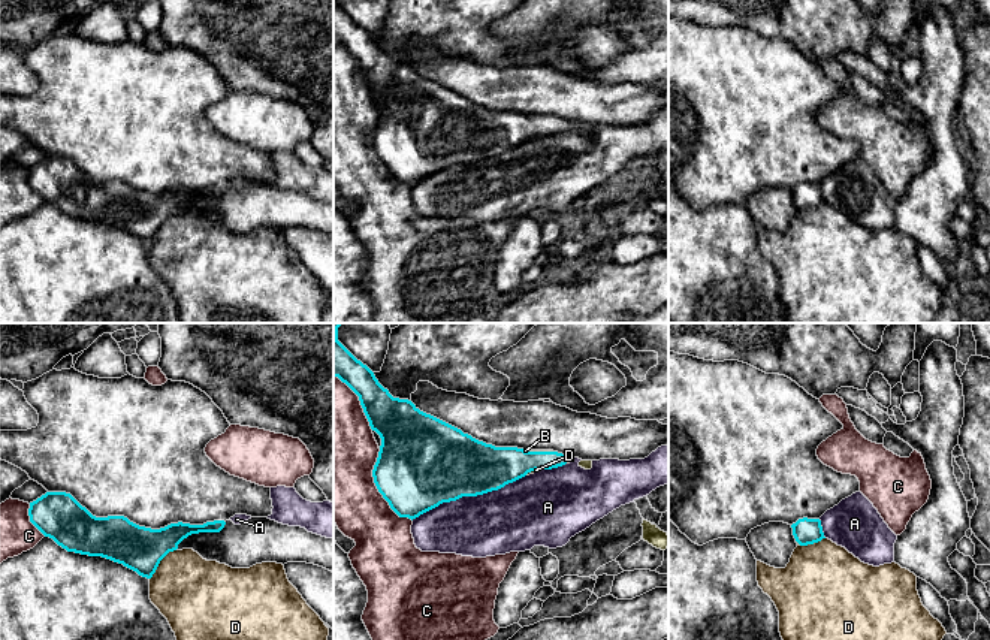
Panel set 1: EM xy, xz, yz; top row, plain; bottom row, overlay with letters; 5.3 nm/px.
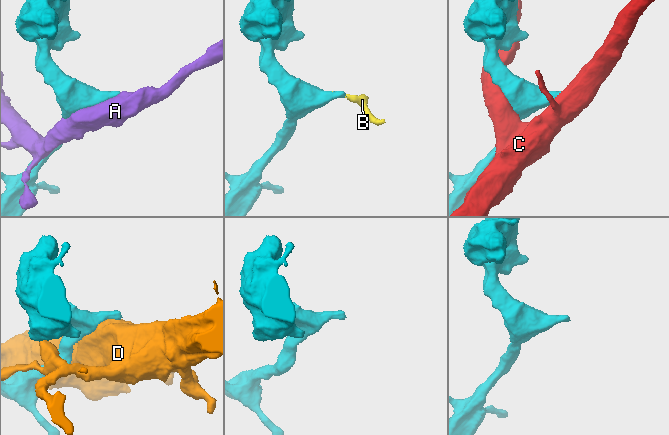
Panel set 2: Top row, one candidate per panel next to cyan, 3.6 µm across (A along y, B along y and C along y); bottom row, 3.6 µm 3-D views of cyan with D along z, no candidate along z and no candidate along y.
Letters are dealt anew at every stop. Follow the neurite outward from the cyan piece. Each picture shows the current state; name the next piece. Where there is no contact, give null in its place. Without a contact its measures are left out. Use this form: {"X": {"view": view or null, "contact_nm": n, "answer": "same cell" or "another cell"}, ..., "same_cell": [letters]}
{"A": {"view": "xz", "contact_nm": 650, "answer": "another cell"}, "B": {"view": "xz", "contact_nm": 160, "answer": "same cell"}, "C": {"view": "xz", "contact_nm": 440, "answer": "another cell"}, "D": {"view": "xy", "contact_nm": 220, "answer": "another cell"}, "same_cell": ["B"]}

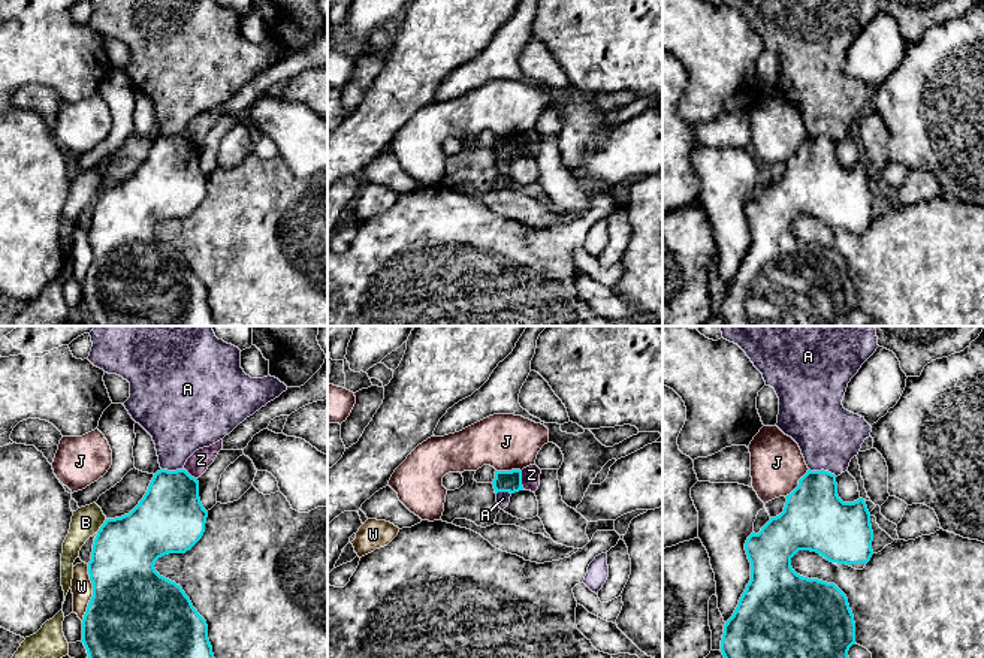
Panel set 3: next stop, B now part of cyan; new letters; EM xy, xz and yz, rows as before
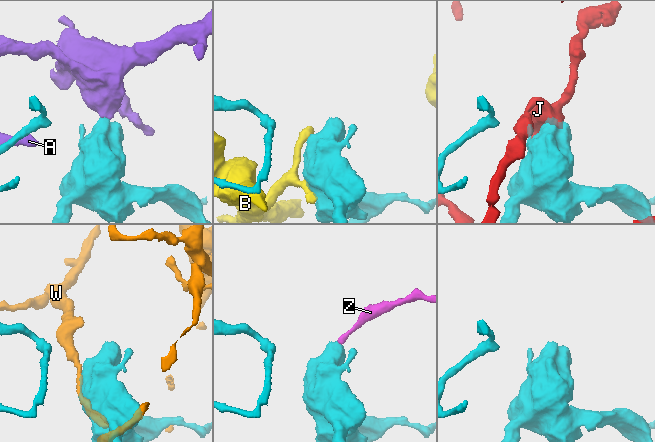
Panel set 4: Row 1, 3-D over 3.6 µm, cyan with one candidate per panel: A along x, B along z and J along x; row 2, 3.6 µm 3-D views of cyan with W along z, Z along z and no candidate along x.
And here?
{"A": {"view": "yz", "contact_nm": 160, "answer": "another cell"}, "B": {"view": "xy", "contact_nm": 90, "answer": "another cell"}, "J": {"view": "yz", "contact_nm": 200, "answer": "another cell"}, "W": {"view": "xy", "contact_nm": 300, "answer": "another cell"}, "Z": {"view": "xz", "contact_nm": 100, "answer": "another cell"}, "same_cell": []}

